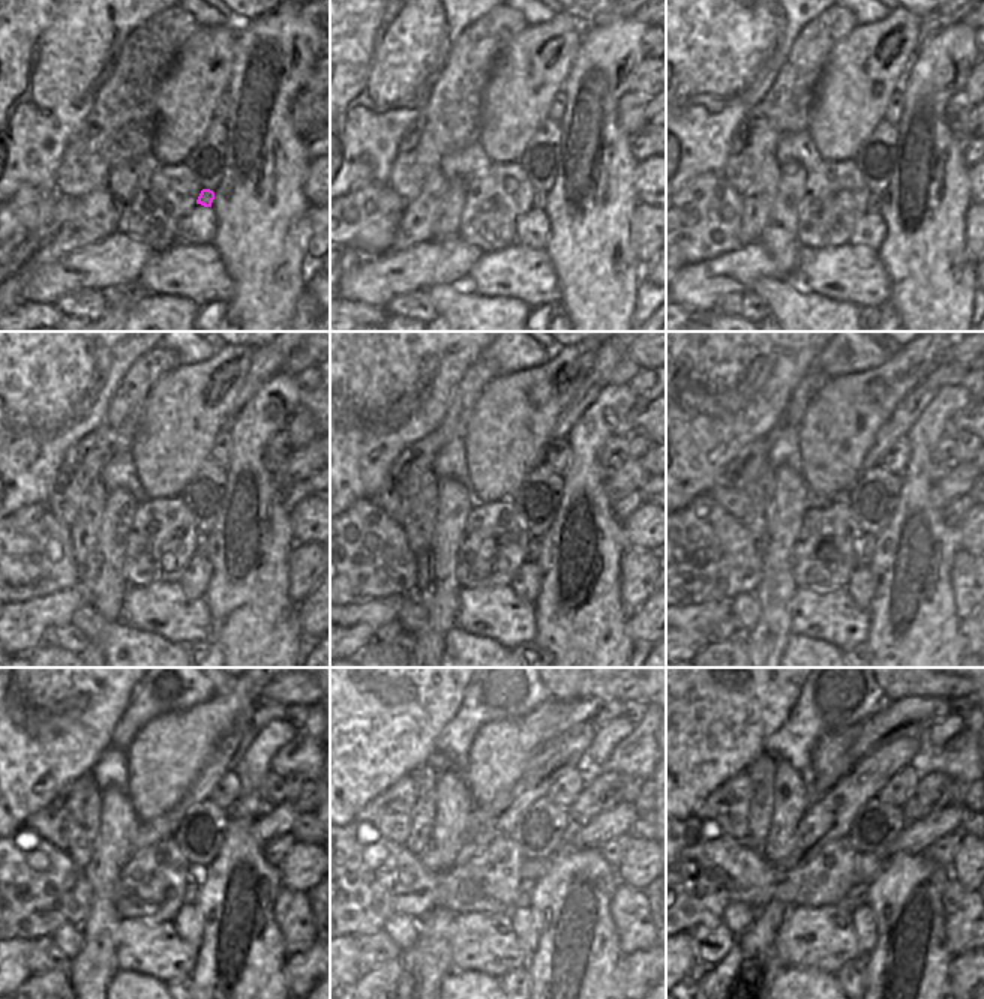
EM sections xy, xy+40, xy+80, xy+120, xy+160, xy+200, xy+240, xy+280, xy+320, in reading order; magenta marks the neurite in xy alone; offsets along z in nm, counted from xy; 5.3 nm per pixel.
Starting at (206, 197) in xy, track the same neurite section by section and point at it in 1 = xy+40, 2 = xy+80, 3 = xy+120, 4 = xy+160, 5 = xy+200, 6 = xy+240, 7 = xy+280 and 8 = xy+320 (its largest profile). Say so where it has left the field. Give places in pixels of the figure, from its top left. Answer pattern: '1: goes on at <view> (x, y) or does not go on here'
1: goes on at xy+40 (539, 198)
2: goes on at xy+80 (873, 200)
3: goes on at xy+120 (201, 546)
4: goes on at xy+160 (533, 548)
5: goes on at xy+200 (866, 546)
6: goes on at xy+240 (195, 878)
7: goes on at xy+280 (524, 896)
8: goes on at xy+320 (855, 897)

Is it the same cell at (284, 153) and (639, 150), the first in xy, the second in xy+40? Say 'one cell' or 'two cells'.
two cells

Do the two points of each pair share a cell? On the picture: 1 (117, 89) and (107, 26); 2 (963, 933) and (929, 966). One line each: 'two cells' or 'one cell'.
1: two cells
2: two cells

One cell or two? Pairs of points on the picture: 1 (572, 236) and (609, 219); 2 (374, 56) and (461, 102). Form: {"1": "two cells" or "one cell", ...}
{"1": "one cell", "2": "two cells"}

